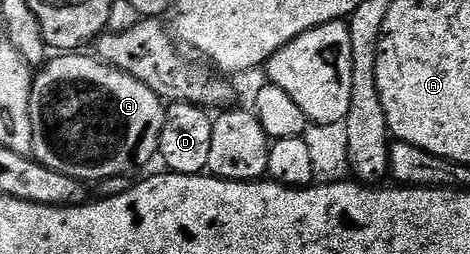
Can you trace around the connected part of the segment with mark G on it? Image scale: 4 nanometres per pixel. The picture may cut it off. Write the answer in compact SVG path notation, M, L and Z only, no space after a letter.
M63 52L38 67L31 89L34 161L92 184L98 178L119 178L138 166L147 166L159 153L161 128L165 124L165 102L141 80L100 62L87 52Z

